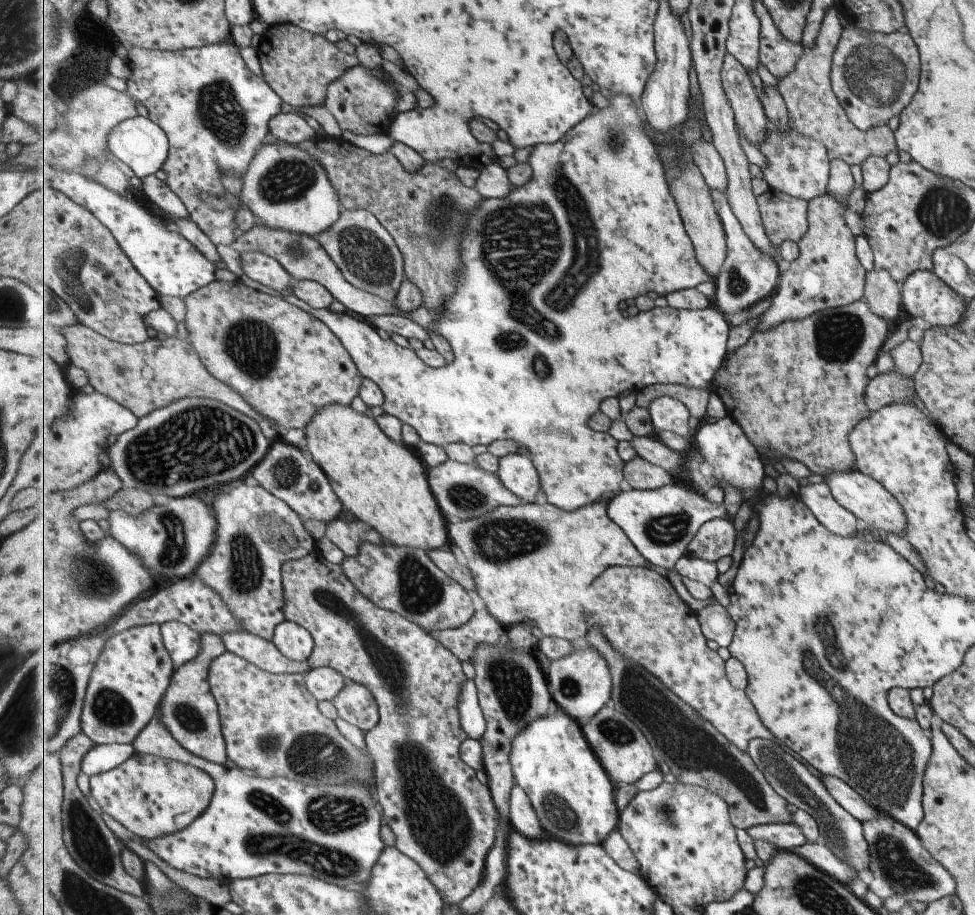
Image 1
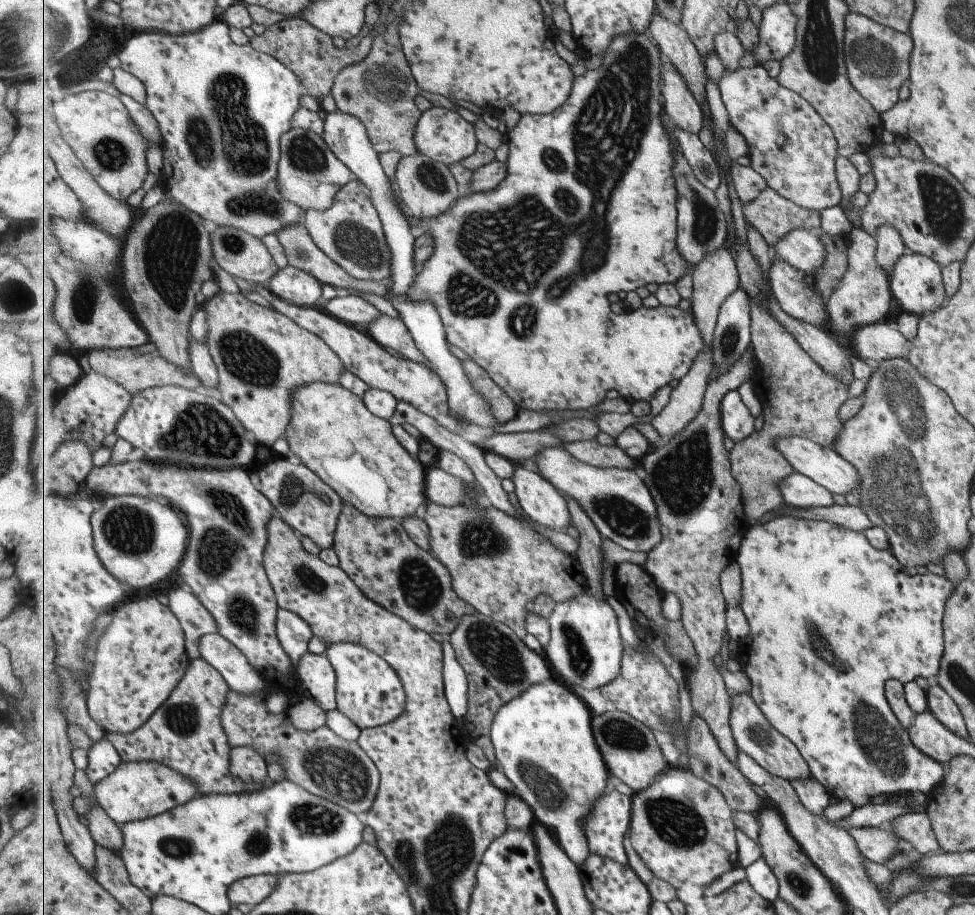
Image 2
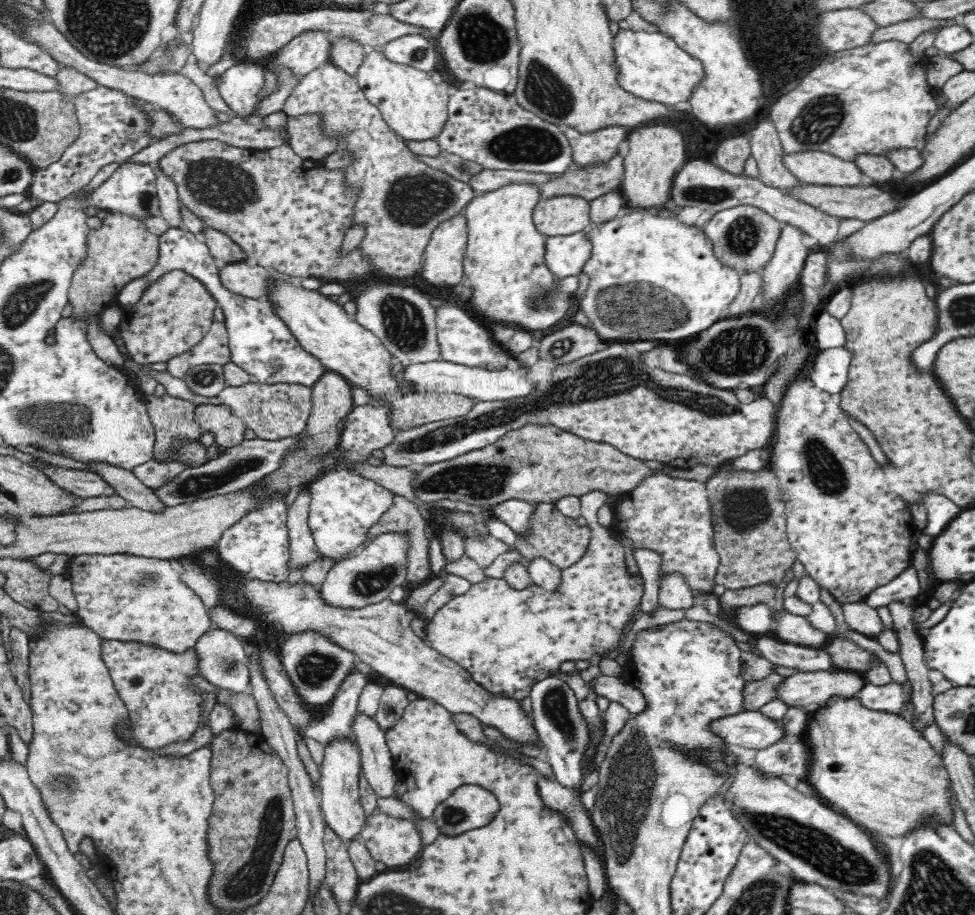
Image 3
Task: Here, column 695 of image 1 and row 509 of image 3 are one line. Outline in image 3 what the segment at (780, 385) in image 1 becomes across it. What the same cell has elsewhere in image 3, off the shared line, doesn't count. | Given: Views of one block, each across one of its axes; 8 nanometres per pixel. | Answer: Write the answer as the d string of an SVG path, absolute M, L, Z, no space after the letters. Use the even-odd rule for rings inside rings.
M396 495L390 509L371 530L369 540L383 533L408 533L411 545L408 550L407 582L416 585L430 579L428 528L416 504Z

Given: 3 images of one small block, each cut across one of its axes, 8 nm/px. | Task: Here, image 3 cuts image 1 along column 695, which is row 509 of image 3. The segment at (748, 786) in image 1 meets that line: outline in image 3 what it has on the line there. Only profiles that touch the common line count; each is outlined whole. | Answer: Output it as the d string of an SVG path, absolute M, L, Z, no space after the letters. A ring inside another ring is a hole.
M770 468L756 472L721 471L704 484L710 507L712 541L720 556L716 584L736 590L762 582L775 582L776 585L782 582L787 569L793 569L797 555L788 541L784 501Z

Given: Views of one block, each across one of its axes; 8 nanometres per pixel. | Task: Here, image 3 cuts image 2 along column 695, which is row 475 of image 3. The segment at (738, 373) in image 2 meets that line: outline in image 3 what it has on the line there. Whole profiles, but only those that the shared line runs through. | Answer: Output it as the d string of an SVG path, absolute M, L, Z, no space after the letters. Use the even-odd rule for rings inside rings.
M526 425L522 429L506 433L499 441L480 450L472 450L458 458L421 467L414 484L416 497L425 503L444 501L444 498L448 498L448 500L464 500L468 504L478 504L478 508L480 506L492 508L494 504L498 505L509 499L524 499L534 504L555 504L560 498L568 496L580 498L591 491L602 491L608 496L618 496L622 492L633 490L645 475L657 472L663 472L674 478L704 483L715 474L715 470L714 467L704 465L698 465L693 469L672 469L664 466L662 470L654 470L648 468L644 461L638 461L617 452L612 445L586 441L574 434L565 433L562 429L552 428L552 425L546 425L543 428Z

